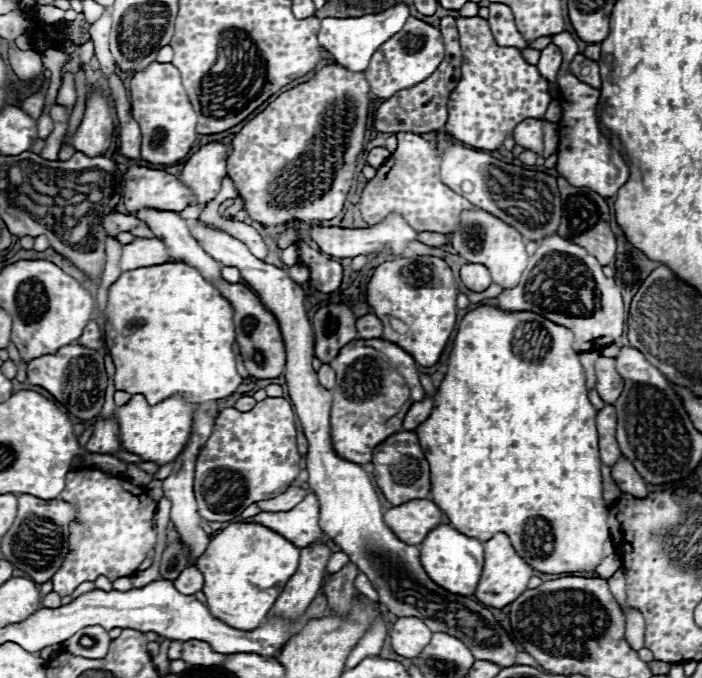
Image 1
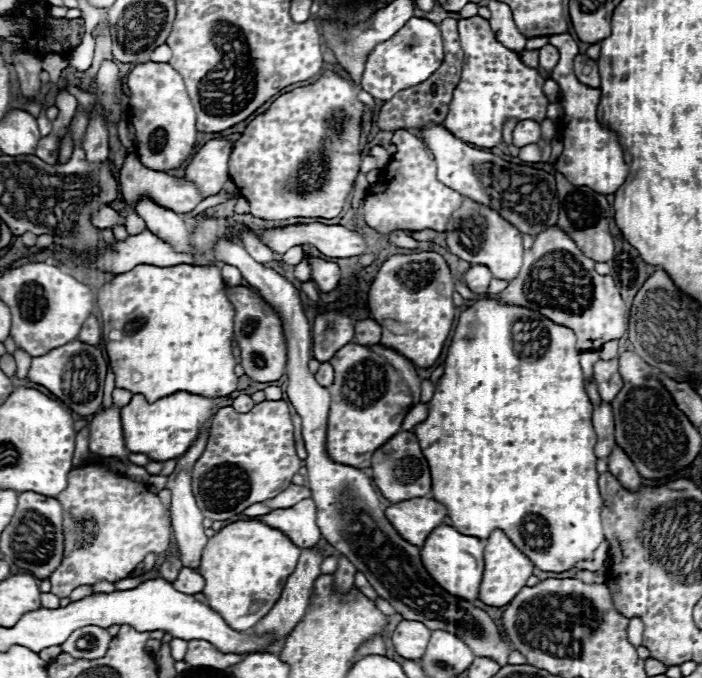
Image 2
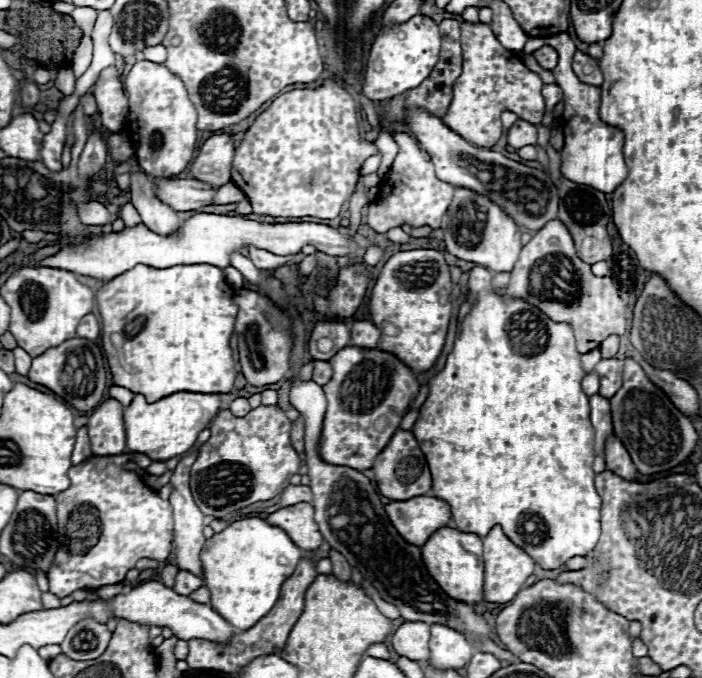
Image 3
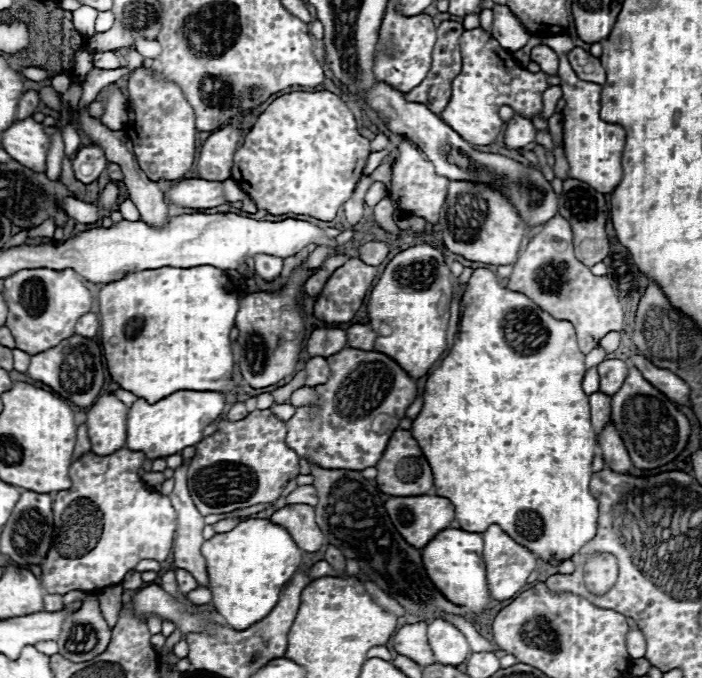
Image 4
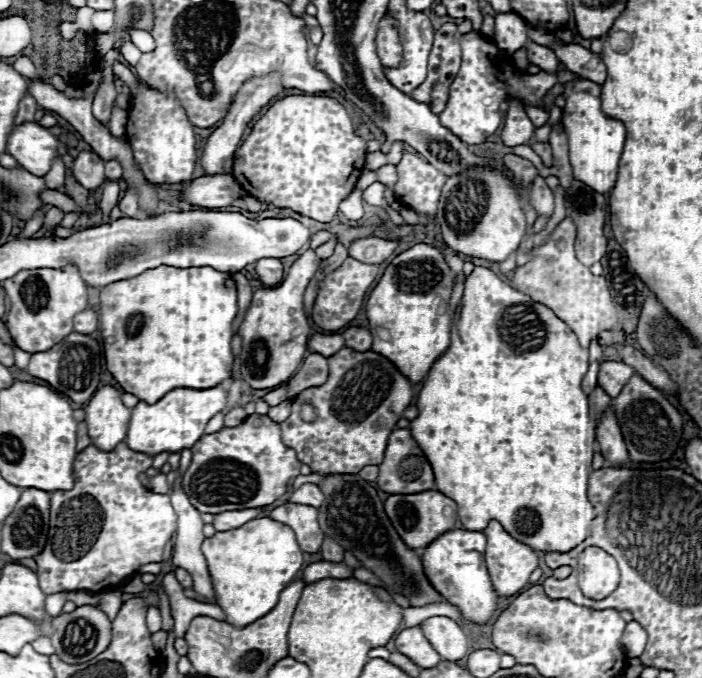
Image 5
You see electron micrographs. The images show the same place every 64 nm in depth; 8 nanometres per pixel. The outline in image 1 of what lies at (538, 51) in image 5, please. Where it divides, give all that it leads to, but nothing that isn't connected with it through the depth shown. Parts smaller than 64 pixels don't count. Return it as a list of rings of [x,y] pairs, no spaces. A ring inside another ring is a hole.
[[[548,44],[548,46],[542,50],[540,62],[538,62],[536,66],[538,66],[538,70],[540,70],[540,74],[542,74],[544,78],[548,78],[550,82],[554,82],[560,64],[562,64],[562,54],[560,54],[558,46]]]

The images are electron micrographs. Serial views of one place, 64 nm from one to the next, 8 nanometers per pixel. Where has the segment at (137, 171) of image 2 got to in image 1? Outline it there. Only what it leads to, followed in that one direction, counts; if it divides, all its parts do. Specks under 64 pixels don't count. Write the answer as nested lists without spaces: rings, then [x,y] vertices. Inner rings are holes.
[[[136,160],[128,166],[124,174],[124,206],[128,214],[136,214],[142,208],[182,212],[194,206],[194,194],[176,176],[164,170],[152,170],[138,166]]]

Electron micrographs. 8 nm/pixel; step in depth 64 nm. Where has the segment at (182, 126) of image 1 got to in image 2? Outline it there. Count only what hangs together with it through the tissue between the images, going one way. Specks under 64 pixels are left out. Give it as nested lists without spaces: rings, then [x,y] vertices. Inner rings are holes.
[[[162,62],[136,64],[128,74],[130,90],[130,118],[136,130],[136,154],[140,162],[156,172],[180,168],[196,144],[196,112],[188,98],[182,76]]]

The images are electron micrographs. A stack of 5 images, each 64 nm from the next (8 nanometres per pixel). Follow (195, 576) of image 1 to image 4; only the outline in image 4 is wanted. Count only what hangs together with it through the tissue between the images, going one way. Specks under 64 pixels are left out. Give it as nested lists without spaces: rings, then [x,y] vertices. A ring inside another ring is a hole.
[[[178,568],[176,570],[176,578],[178,578],[178,586],[180,586],[180,590],[184,592],[184,594],[188,594],[190,590],[194,590],[198,584],[194,582],[194,578],[192,578],[192,574],[190,572],[186,572],[186,570],[182,570],[182,568]]]

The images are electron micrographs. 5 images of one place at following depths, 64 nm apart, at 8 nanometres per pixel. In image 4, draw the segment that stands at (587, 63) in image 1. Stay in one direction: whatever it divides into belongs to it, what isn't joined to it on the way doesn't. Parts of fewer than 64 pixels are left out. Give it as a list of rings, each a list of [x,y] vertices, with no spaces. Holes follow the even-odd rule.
[[[572,48],[568,52],[568,62],[570,62],[572,70],[576,72],[576,76],[580,80],[594,82],[594,84],[604,84],[606,82],[606,72],[604,72],[600,60],[594,58],[592,54],[588,54],[586,50]]]

